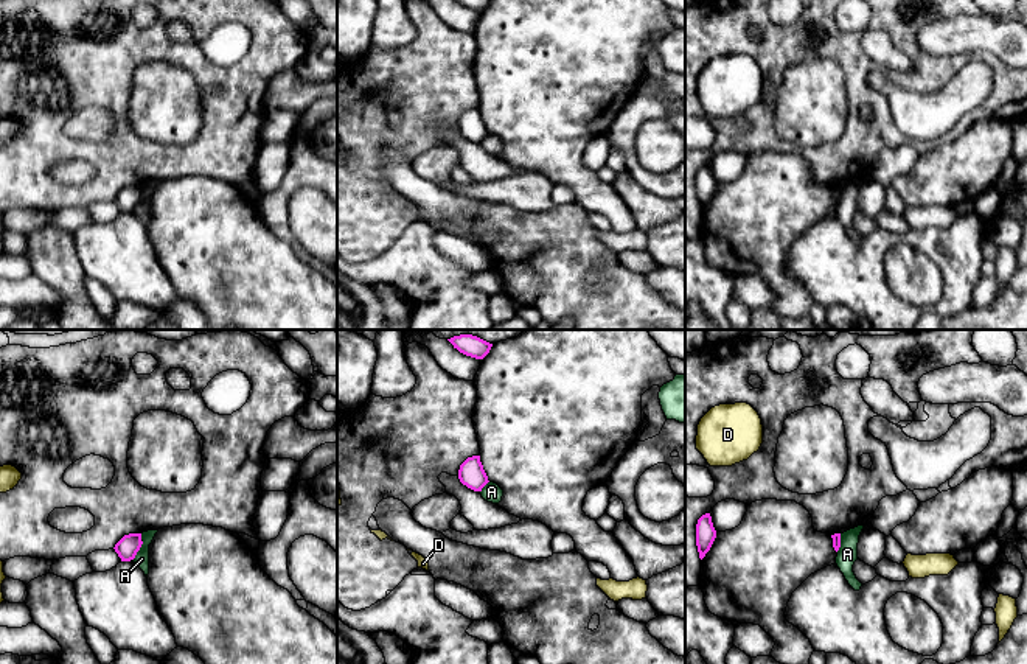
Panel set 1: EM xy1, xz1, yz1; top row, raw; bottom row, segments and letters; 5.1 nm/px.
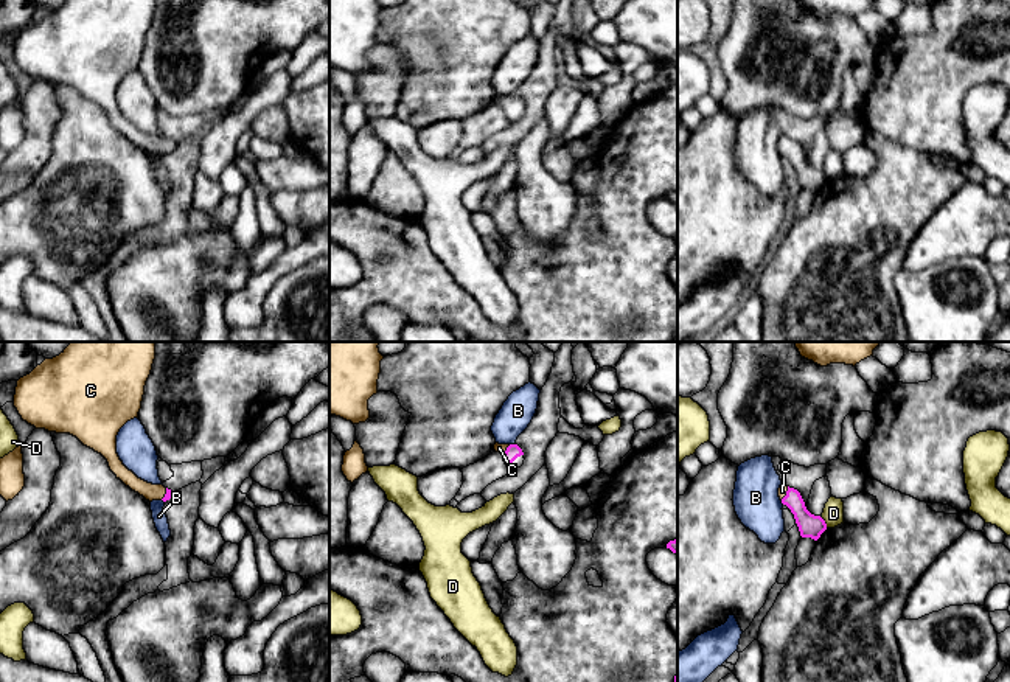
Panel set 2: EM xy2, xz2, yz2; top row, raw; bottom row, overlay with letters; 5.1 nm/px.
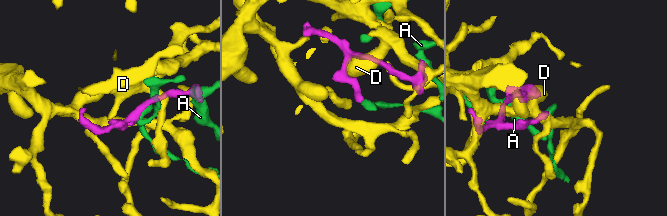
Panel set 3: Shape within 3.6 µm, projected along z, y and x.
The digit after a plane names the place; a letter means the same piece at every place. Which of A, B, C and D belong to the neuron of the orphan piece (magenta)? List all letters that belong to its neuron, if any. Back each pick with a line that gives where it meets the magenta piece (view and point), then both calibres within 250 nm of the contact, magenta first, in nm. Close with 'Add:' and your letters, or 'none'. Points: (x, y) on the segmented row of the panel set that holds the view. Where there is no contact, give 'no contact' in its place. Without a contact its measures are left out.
C: contact yz2 (787, 493); calibres 120 and 50 nm
Add: C

